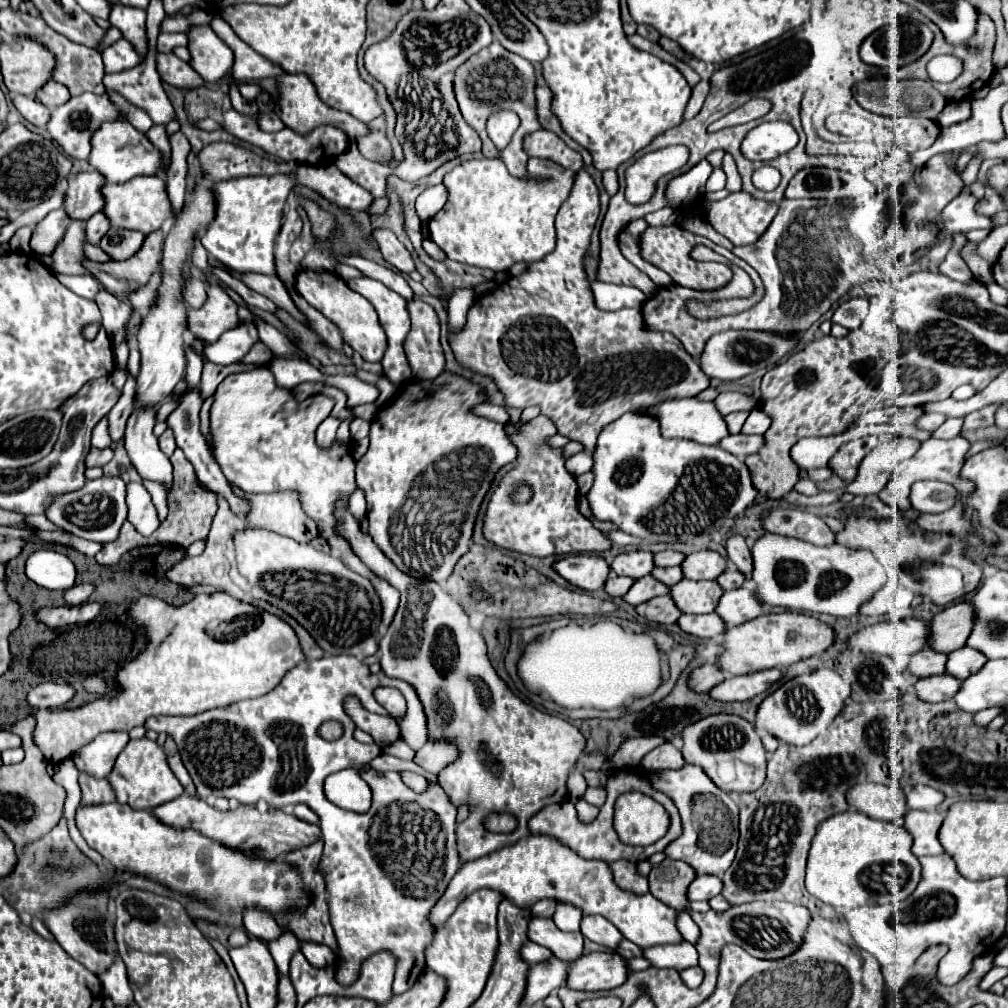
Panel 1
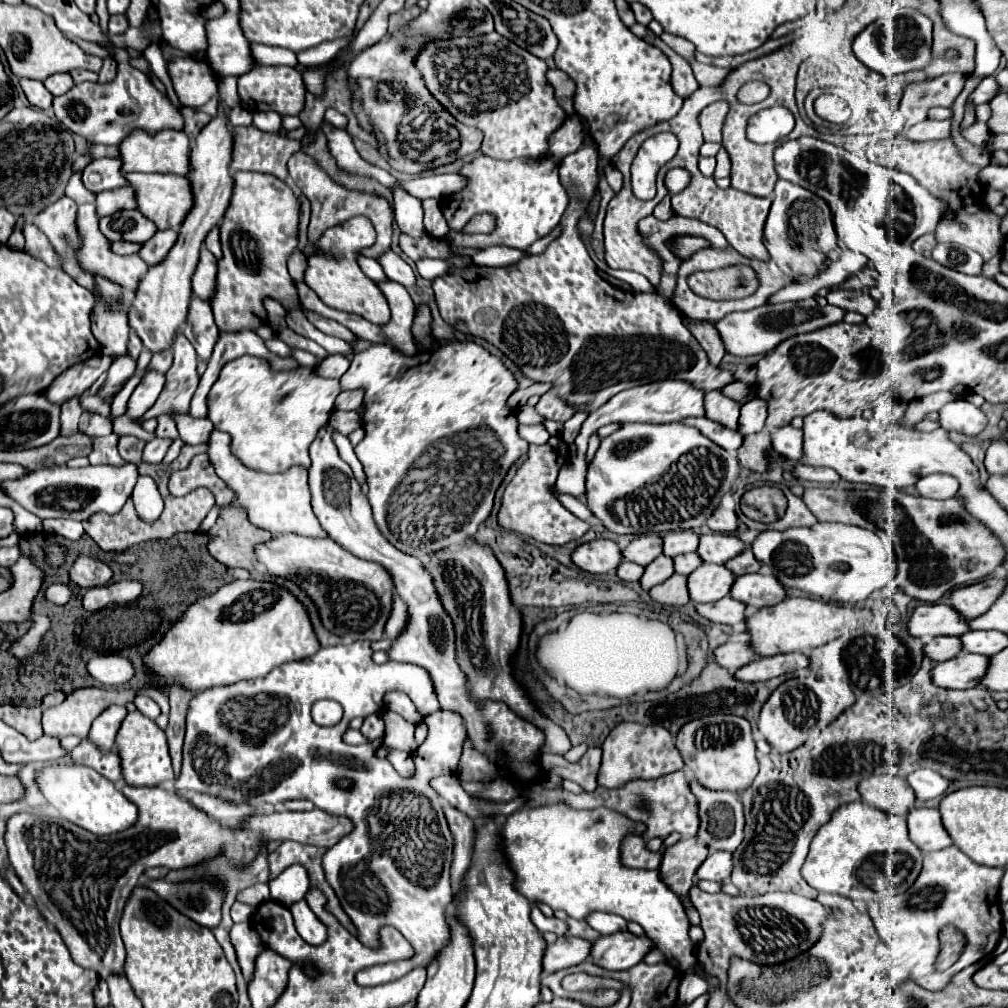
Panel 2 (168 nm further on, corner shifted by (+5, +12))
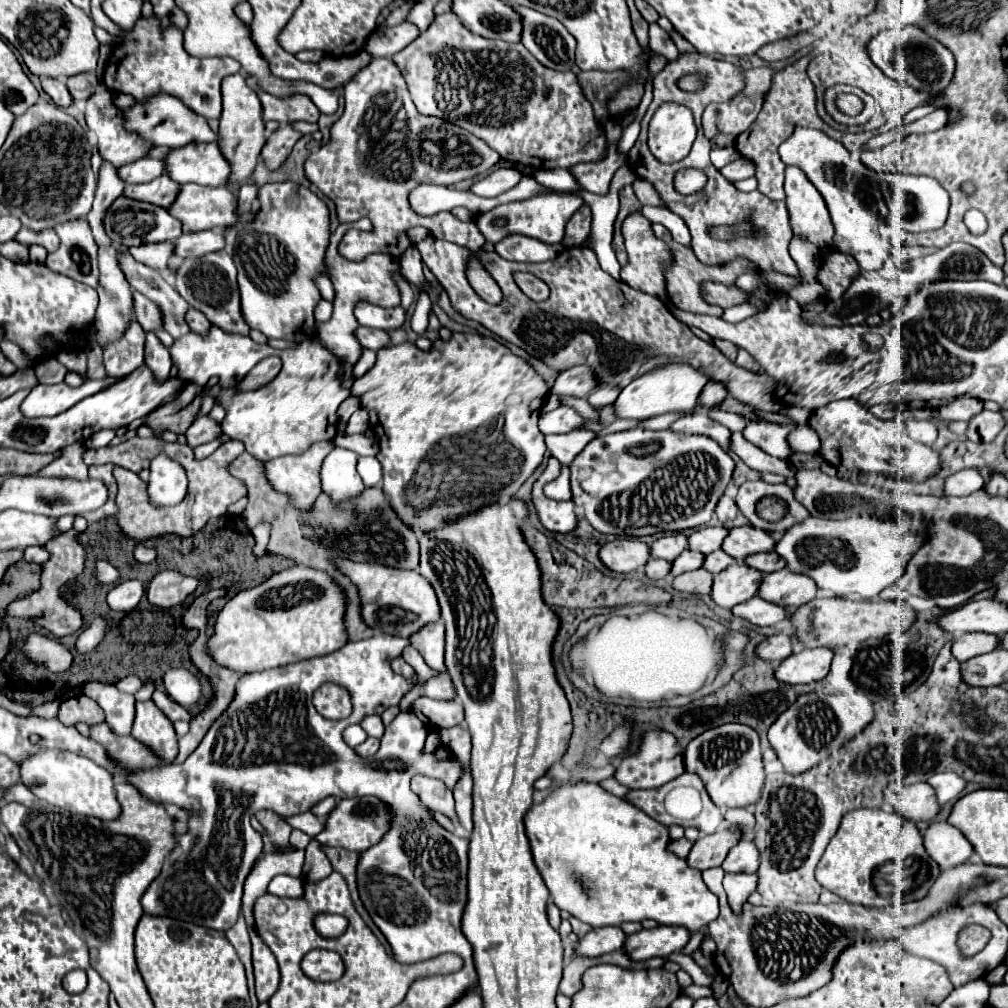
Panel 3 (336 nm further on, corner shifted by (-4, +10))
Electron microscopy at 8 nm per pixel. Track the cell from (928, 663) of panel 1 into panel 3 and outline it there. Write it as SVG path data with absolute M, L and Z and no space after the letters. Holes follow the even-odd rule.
M970 632L970 634L962 634L954 640L952 646L952 654L958 662L966 662L974 656L992 652L996 648L1000 648L1000 636L996 634L986 634L986 632Z

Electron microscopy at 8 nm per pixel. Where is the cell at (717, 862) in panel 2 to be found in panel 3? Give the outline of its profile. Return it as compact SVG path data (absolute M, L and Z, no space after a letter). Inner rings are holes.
M740 840L730 852L728 858L722 862L726 872L756 872L760 866L760 852L754 840Z

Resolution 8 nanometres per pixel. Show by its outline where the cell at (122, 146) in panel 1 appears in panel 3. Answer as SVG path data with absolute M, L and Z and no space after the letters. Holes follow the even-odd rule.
M192 144L176 148L168 154L168 176L176 178L180 184L200 184L200 186L228 186L230 182L230 162L222 156L216 144Z

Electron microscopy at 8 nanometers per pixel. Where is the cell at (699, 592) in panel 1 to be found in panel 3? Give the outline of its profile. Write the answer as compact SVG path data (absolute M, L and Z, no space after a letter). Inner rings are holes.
M734 564L714 578L712 600L722 608L732 608L756 596L762 582L762 572L746 564Z

